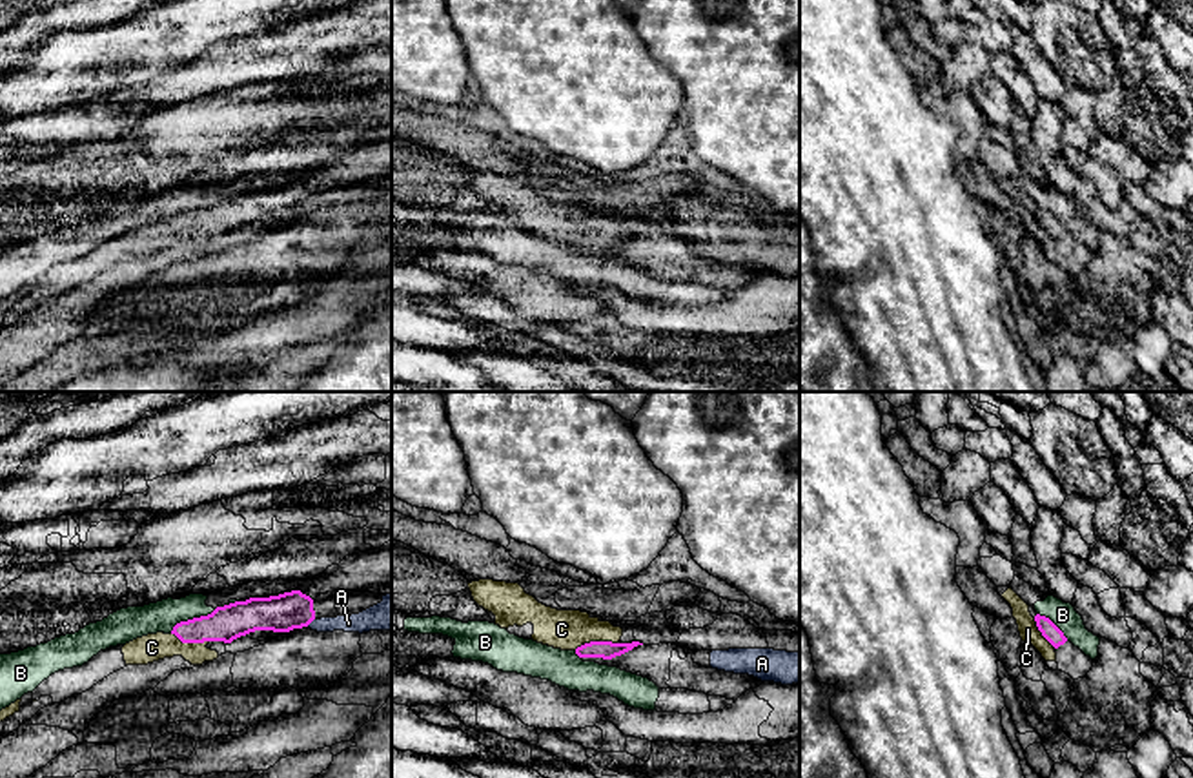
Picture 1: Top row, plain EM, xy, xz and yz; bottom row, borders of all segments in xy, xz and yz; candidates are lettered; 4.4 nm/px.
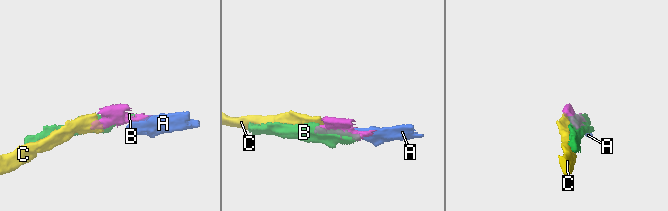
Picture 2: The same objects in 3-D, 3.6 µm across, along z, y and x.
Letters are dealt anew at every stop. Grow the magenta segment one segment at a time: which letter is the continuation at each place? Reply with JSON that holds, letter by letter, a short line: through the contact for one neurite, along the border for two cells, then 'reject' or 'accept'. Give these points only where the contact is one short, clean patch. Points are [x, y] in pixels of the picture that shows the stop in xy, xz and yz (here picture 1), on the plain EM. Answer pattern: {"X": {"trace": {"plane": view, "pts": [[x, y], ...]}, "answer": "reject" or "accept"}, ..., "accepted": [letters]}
{"A": {"trace": {"plane": "xy", "pts": [[314, 210], [306, 217]]}, "answer": "reject"}, "B": {"answer": "reject"}, "C": {"trace": {"plane": "xz", "pts": [[594, 241], [594, 234], [578, 223], [561, 221]]}, "answer": "accept"}, "accepted": ["C"]}

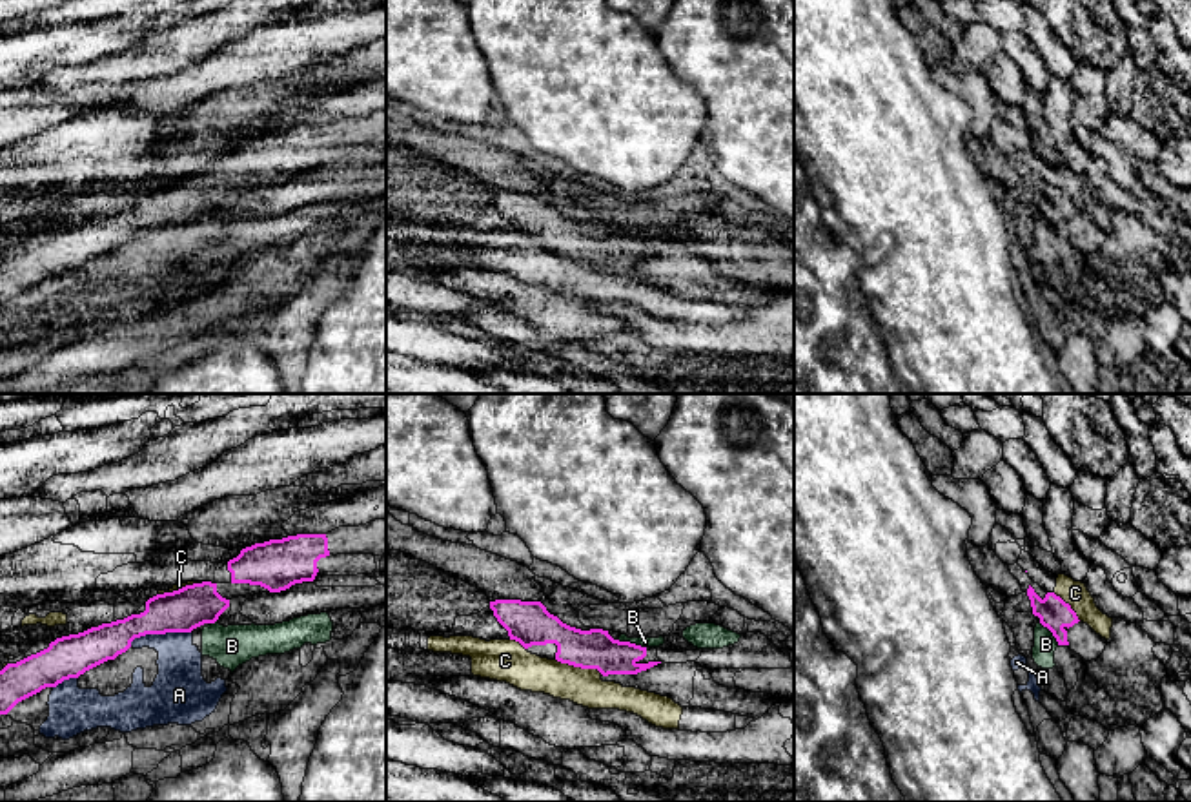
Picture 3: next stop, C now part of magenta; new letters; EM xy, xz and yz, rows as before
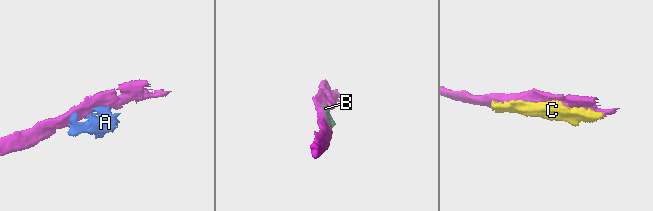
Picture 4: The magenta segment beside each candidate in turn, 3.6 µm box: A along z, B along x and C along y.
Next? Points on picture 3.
{"A": {"answer": "reject"}, "B": {"trace": {"plane": "xz", "pts": [[618, 230], [645, 239]]}, "answer": "reject"}, "C": {"answer": "reject"}, "accepted": []}

